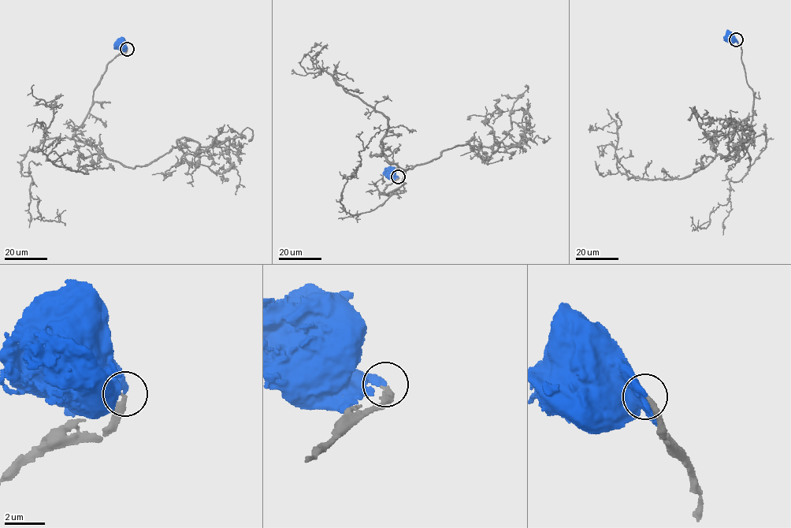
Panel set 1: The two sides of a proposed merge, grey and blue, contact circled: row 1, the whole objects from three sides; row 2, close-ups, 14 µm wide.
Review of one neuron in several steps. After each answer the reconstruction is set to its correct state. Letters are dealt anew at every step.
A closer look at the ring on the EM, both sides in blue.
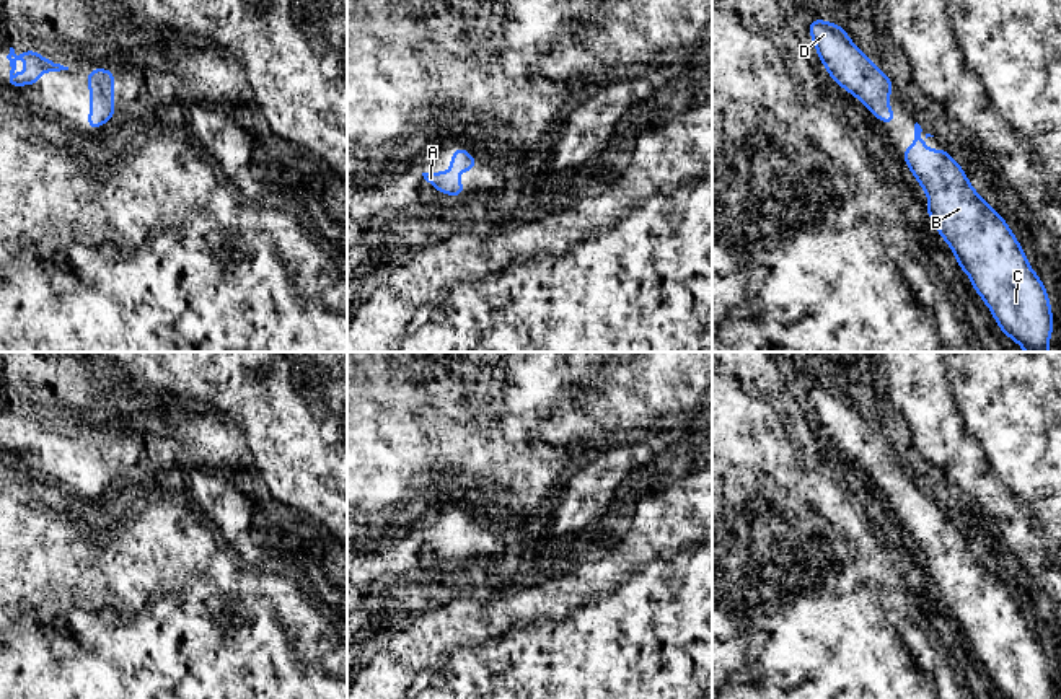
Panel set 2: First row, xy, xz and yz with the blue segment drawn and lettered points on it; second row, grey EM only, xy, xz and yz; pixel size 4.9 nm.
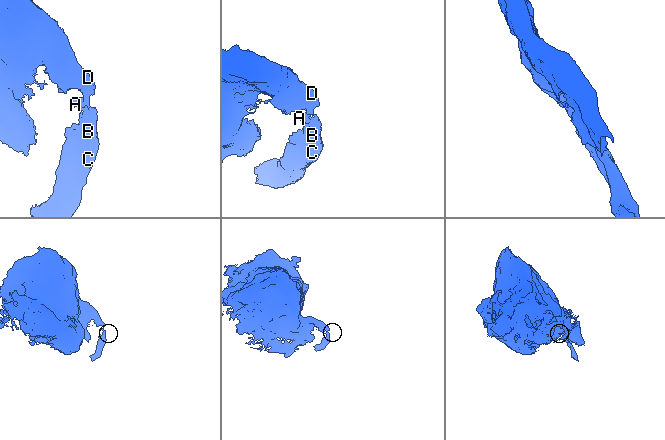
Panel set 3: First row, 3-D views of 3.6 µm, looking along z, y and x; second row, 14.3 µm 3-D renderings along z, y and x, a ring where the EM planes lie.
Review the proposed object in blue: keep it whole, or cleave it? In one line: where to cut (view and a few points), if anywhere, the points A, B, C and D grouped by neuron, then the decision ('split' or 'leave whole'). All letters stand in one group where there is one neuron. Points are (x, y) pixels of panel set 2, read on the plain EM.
no cut; A B C D; leave whole

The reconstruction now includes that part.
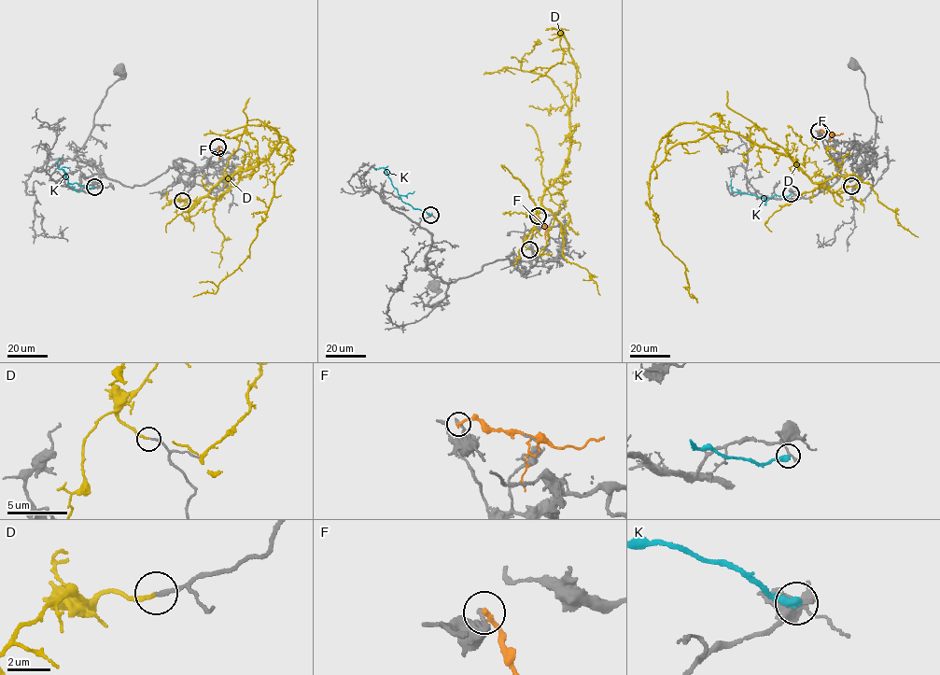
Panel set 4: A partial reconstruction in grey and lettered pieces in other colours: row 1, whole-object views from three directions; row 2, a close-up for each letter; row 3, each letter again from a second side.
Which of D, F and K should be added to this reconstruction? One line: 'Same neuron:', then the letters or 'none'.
Same neuron: none

